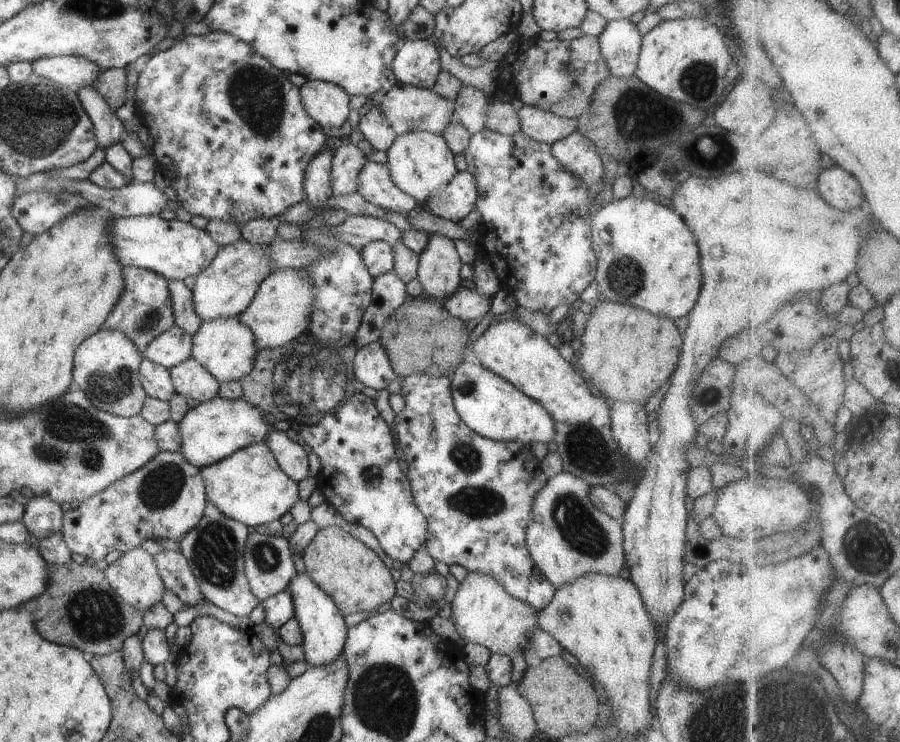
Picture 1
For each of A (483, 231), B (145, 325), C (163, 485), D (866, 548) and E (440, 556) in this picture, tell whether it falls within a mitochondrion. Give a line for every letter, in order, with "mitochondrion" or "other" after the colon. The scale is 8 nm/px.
A: other
B: mitochondrion
C: mitochondrion
D: mitochondrion
E: other

